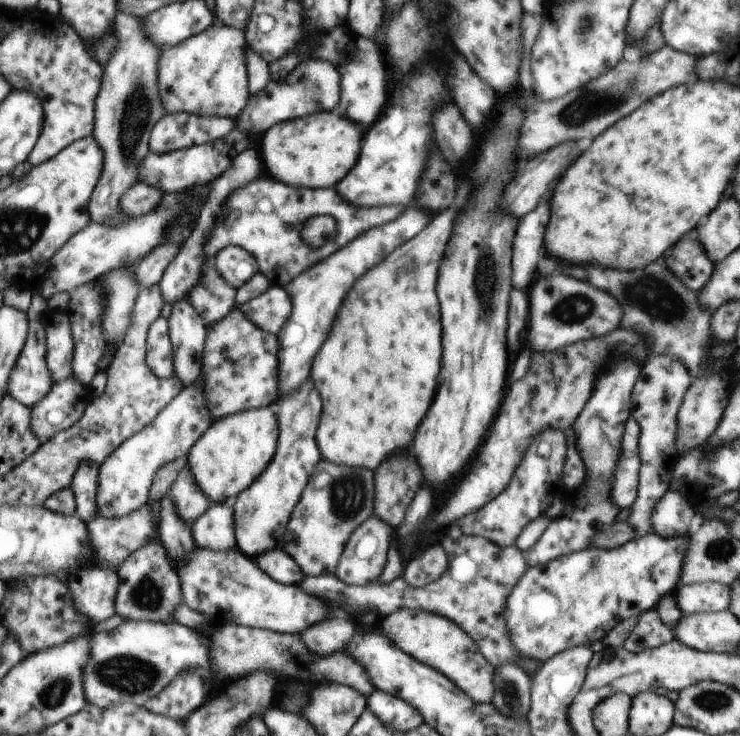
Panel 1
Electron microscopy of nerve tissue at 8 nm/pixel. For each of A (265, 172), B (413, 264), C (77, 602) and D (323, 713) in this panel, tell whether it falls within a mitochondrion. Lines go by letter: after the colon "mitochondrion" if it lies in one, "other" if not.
A: other
B: mitochondrion
C: other
D: other

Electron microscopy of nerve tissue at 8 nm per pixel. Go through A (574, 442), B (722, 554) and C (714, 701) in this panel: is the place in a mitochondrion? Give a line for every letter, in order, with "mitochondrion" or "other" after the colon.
A: other
B: mitochondrion
C: mitochondrion

